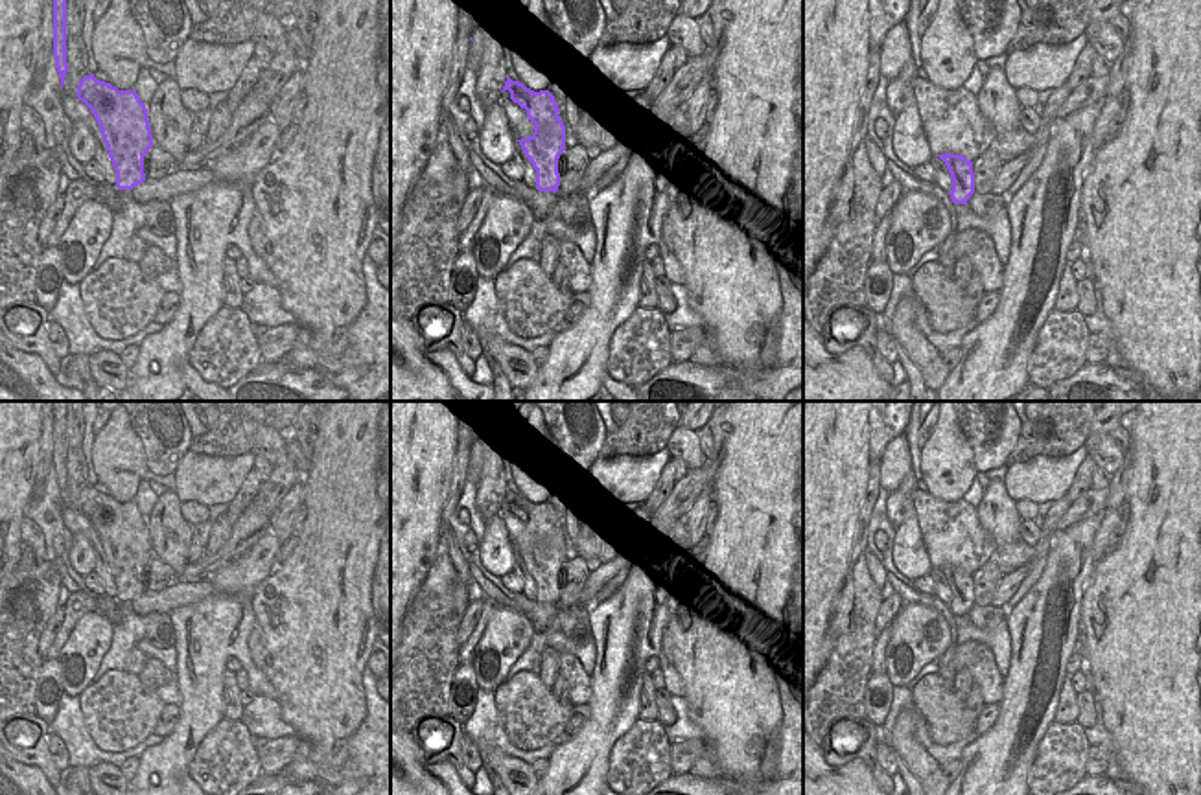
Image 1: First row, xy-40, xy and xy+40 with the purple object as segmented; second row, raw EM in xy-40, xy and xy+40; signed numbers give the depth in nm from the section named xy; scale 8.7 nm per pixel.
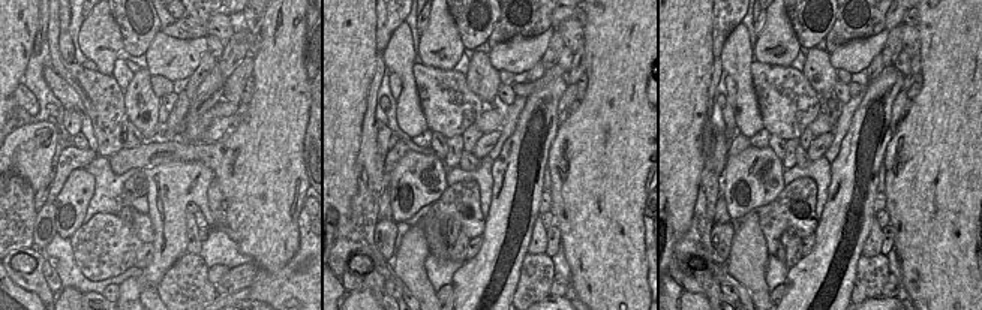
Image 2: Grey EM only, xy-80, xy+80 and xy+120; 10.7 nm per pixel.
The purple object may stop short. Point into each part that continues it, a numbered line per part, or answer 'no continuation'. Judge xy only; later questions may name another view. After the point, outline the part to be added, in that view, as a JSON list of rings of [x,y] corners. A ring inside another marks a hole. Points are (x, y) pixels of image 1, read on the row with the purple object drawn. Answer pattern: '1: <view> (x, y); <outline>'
no continuation

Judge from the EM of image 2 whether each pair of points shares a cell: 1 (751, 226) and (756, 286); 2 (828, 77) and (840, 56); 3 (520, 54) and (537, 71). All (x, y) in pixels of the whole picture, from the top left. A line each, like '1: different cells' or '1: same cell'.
1: same cell
2: different cells
3: different cells

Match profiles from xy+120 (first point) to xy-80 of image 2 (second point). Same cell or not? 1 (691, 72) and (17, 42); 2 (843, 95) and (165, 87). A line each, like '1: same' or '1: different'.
1: same
2: different

